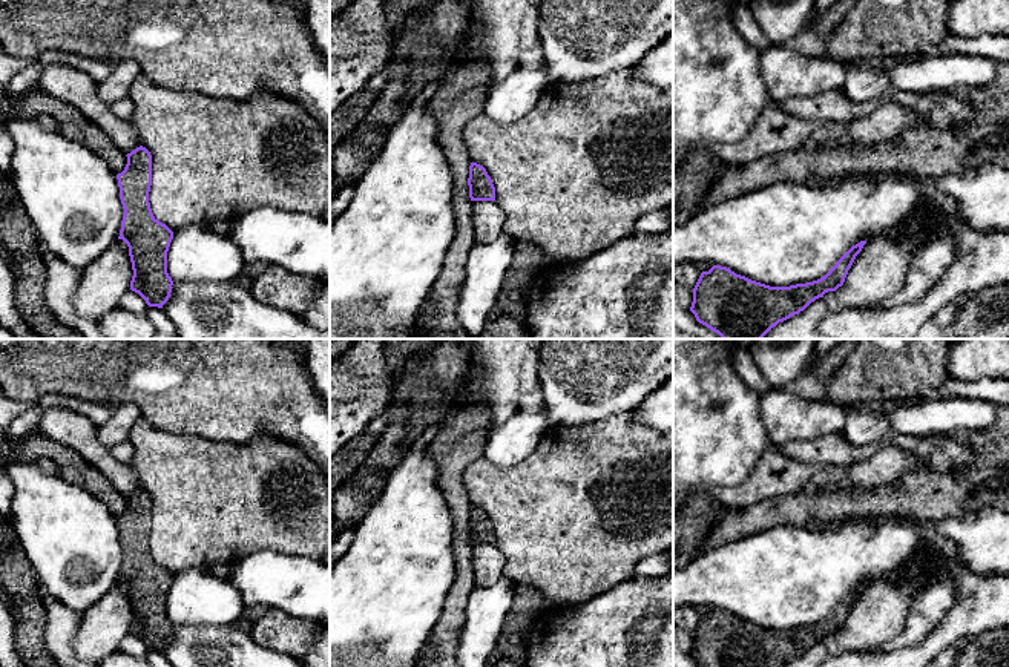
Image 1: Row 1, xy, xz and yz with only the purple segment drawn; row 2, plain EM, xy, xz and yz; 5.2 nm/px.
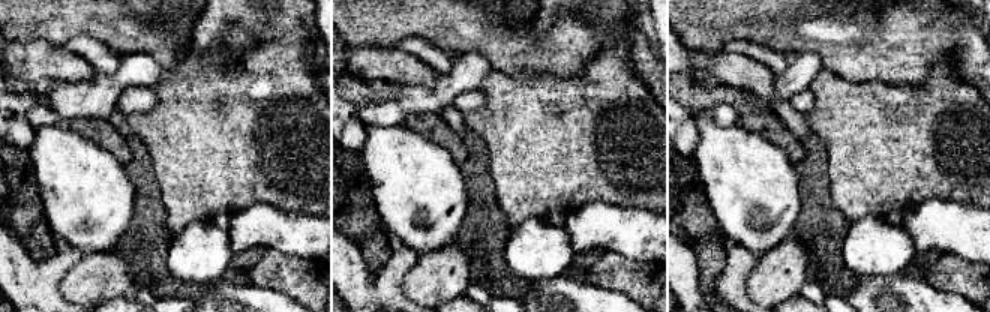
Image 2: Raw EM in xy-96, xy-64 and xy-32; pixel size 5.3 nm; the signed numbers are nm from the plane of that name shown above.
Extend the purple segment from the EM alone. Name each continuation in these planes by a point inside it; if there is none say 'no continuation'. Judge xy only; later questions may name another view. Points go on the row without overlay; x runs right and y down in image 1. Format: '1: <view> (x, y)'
no continuation

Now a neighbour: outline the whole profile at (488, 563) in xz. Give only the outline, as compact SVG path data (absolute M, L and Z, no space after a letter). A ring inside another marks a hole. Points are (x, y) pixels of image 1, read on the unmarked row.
M472 544L471 564L475 587L483 587L503 575L506 558L495 544Z

